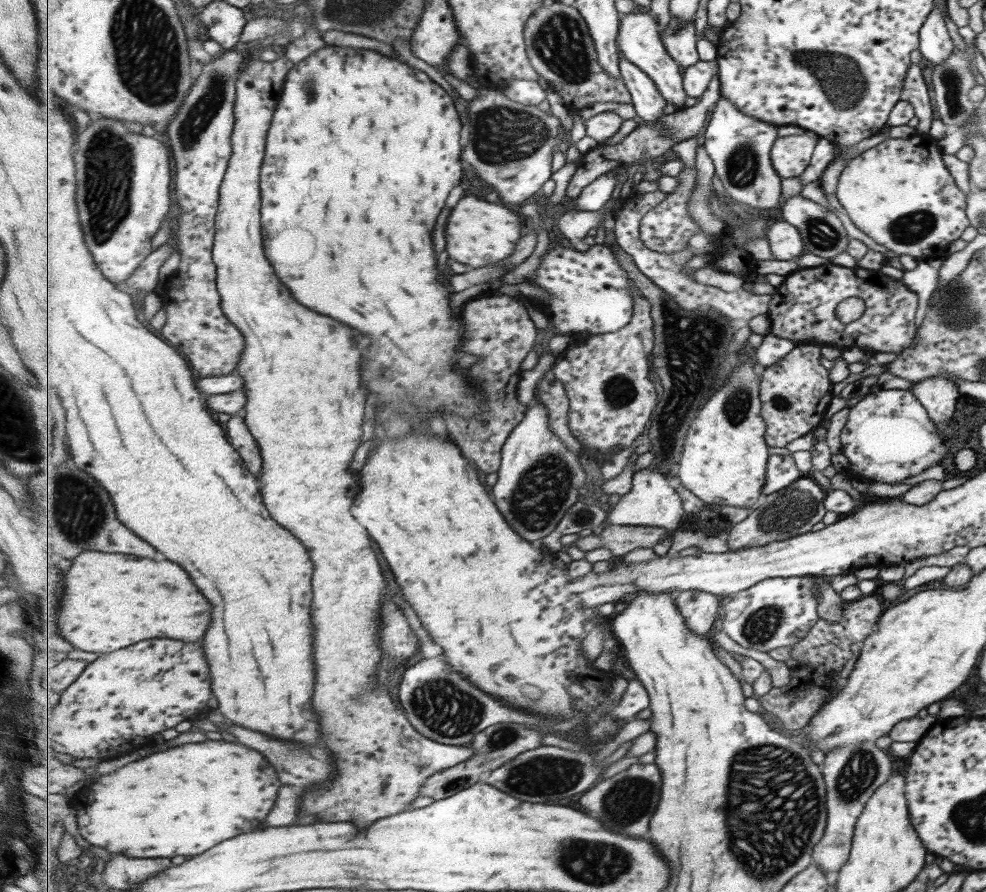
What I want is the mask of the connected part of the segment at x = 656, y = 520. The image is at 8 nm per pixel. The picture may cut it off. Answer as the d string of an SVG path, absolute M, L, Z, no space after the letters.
M647 467L633 474L632 488L625 493L616 506L608 513L605 524L643 525L666 528L670 531L679 529L687 517L683 510L683 500L679 492L669 482L669 477L657 467Z

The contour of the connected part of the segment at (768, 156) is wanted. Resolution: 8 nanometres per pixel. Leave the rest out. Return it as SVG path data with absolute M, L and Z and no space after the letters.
M722 96L718 100L704 132L704 146L713 159L716 174L727 195L745 205L765 210L781 206L783 178L772 161L772 150L776 146L777 136L777 126L745 114L727 97Z

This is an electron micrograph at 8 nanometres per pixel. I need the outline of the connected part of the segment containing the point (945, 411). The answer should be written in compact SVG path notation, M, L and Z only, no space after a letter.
M929 377L914 382L909 391L936 424L937 430L943 430L943 420L953 414L956 399L960 396L955 383L943 377Z

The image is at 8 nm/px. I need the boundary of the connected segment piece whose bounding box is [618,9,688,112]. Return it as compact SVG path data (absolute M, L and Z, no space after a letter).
M648 9L623 14L618 47L621 53L625 54L631 62L640 66L641 70L644 70L656 82L663 98L676 105L675 112L677 110L681 111L681 109L686 108L685 100L687 100L688 96L688 92L684 87L683 67L669 54L662 38L661 27L657 21L653 20L651 15L652 13Z

